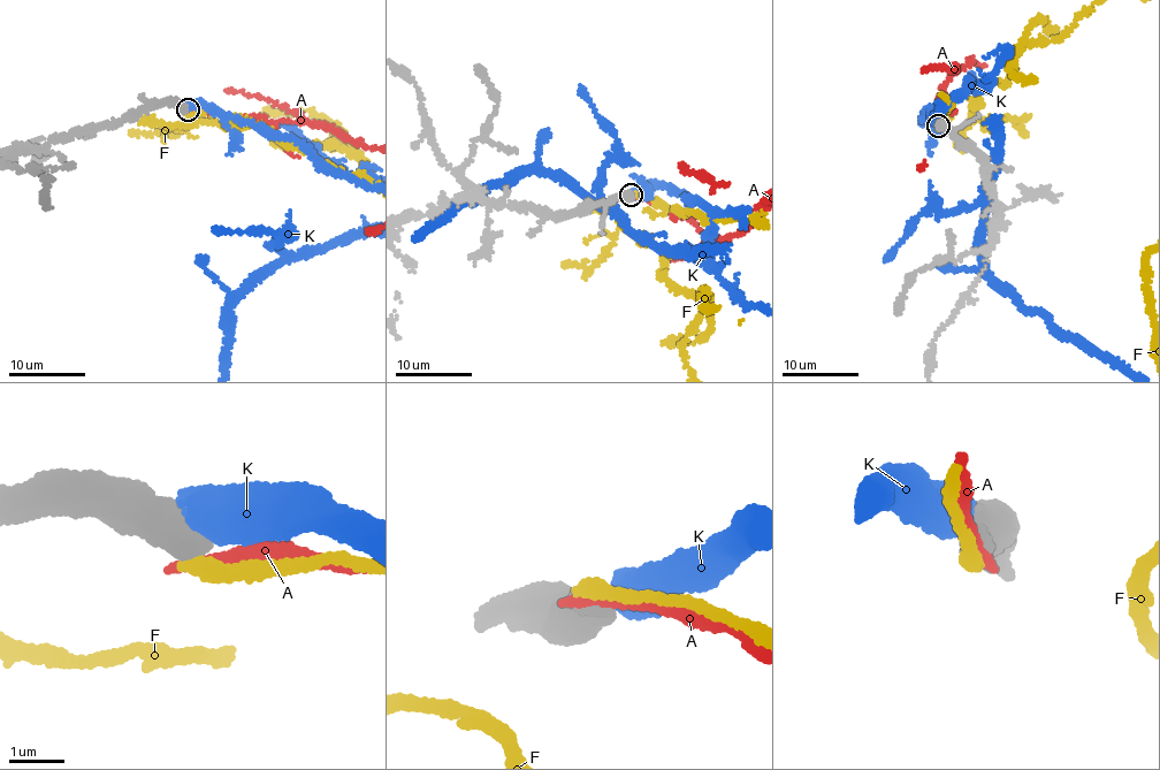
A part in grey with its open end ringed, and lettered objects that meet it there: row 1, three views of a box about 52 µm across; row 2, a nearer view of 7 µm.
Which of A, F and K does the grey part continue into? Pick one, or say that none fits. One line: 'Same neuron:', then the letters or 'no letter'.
Same neuron: no letter

